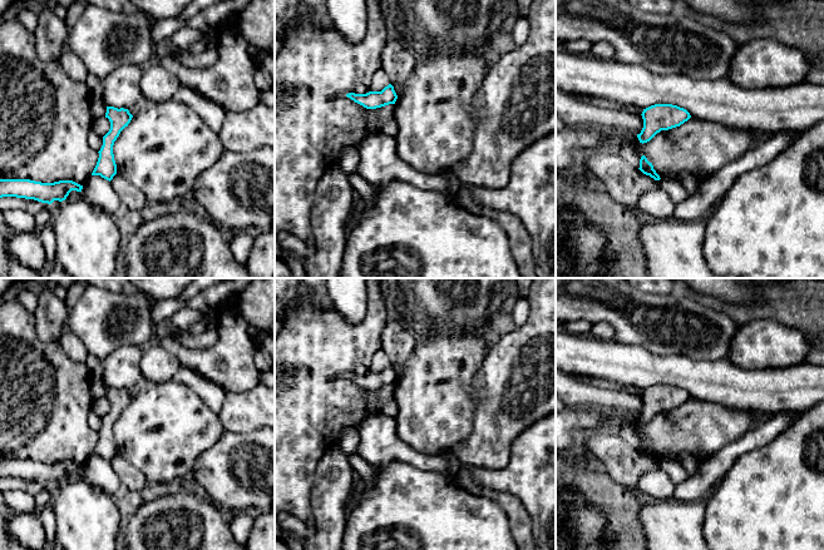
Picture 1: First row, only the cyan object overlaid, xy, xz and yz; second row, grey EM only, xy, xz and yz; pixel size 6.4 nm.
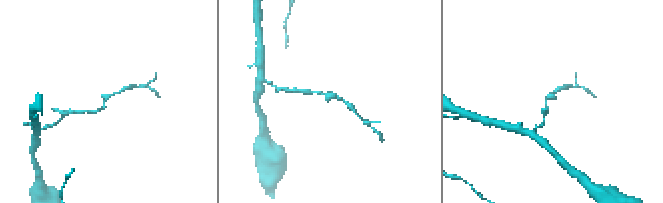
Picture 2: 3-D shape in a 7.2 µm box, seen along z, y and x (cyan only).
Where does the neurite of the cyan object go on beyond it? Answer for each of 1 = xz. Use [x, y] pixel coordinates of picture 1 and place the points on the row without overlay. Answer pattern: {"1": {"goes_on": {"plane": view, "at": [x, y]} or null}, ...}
{"1": {"goes_on": null}}

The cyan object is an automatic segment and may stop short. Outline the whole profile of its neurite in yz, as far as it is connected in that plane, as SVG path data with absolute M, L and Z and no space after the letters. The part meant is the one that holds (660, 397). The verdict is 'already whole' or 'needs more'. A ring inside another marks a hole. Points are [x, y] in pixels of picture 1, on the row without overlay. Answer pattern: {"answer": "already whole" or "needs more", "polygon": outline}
{"answer": "already whole", "polygon": "M655 385L642 392L643 408L637 418L640 423L650 422L661 411L668 411L680 407L687 402L690 393L672 385Z"}

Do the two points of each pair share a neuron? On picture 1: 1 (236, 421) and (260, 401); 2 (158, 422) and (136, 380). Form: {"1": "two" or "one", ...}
{"1": "one", "2": "two"}

